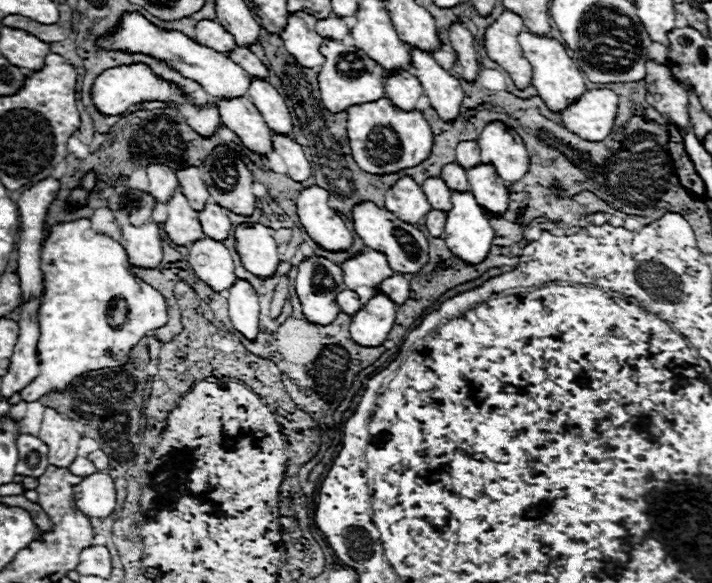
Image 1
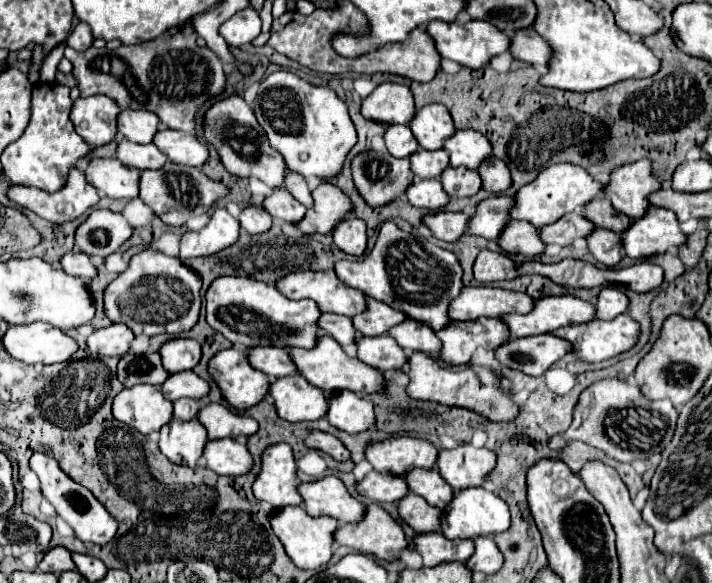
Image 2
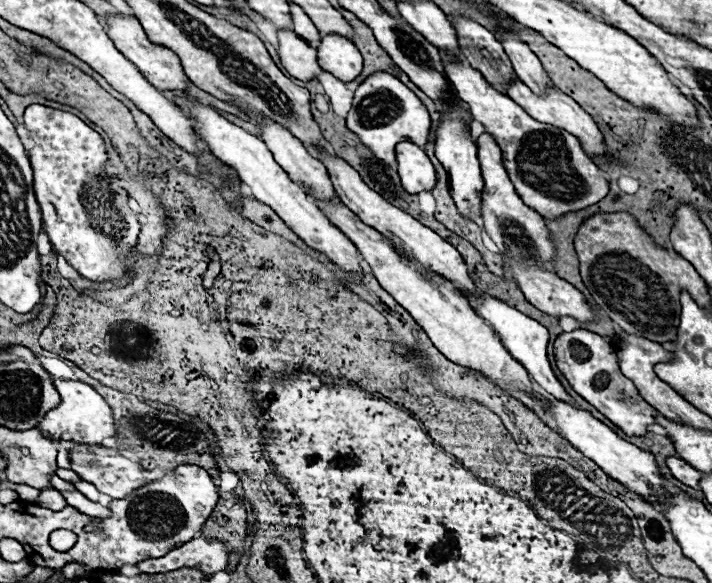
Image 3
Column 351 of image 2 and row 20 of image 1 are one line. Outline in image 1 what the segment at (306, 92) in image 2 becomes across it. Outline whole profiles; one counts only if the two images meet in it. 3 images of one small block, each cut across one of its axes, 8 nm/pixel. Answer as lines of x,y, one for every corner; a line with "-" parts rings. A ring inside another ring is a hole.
124,12
120,16
120,24
116,26
116,30
112,34
104,34
104,36
100,36
96,40
96,48
104,50
104,52
118,50
118,52
152,56
158,62
168,64
172,70
180,72
182,76
192,78
208,94
212,94
216,98
236,98
236,96
242,96
248,90
248,84
250,84
248,72
244,68
240,68
236,62
232,62
226,54
214,52
212,48
202,46
202,44
190,40
186,34
182,34
178,30
162,30
162,28
154,26
150,20
146,20
138,12

